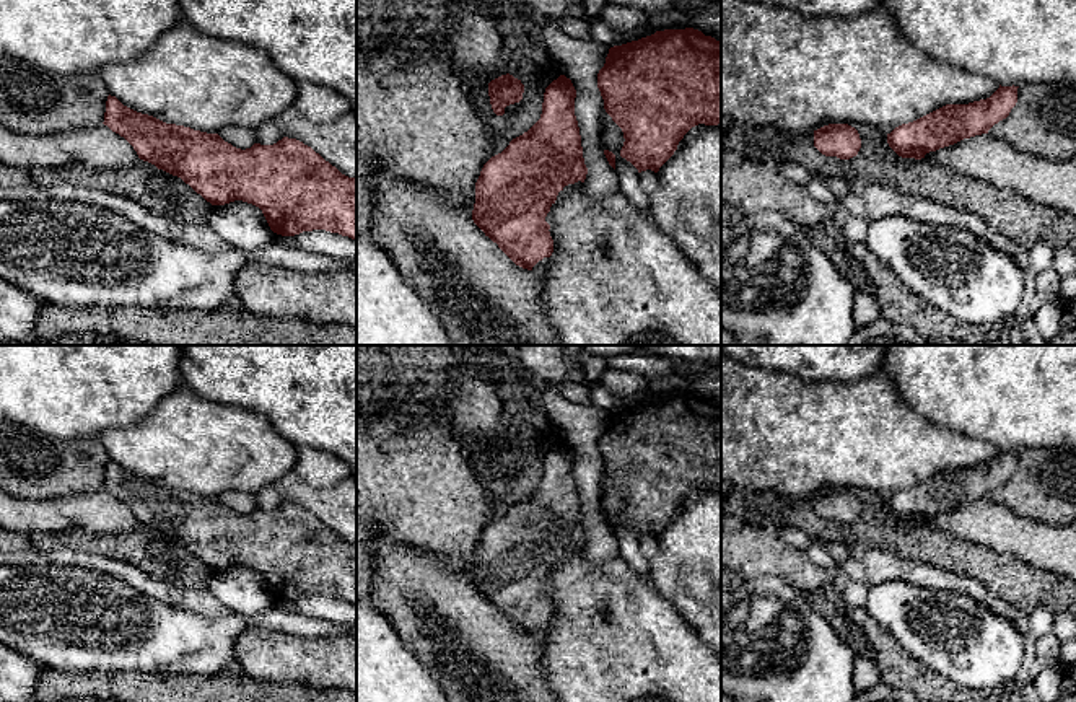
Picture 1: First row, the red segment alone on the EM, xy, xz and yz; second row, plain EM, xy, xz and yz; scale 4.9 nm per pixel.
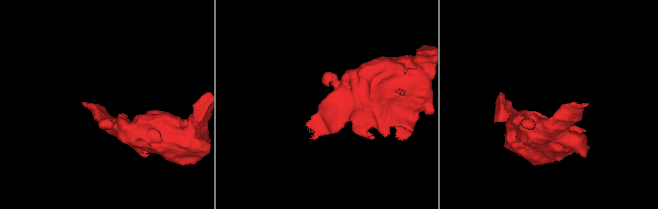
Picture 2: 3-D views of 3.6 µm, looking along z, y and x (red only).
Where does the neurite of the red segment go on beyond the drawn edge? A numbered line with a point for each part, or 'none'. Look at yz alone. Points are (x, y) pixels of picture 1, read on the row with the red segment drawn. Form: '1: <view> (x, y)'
none

